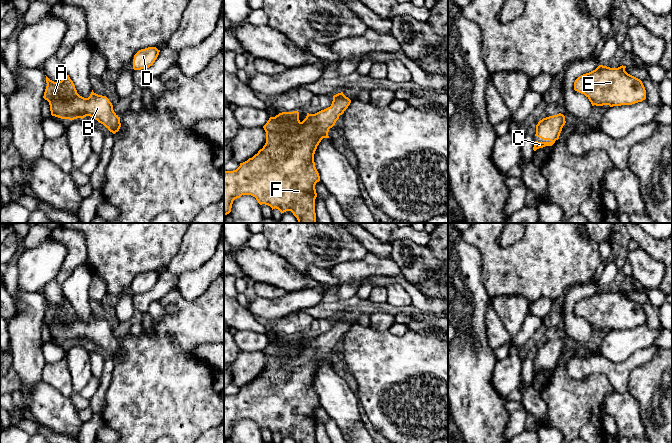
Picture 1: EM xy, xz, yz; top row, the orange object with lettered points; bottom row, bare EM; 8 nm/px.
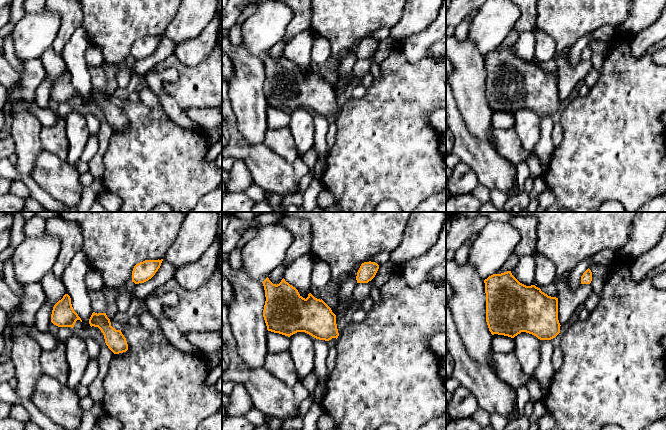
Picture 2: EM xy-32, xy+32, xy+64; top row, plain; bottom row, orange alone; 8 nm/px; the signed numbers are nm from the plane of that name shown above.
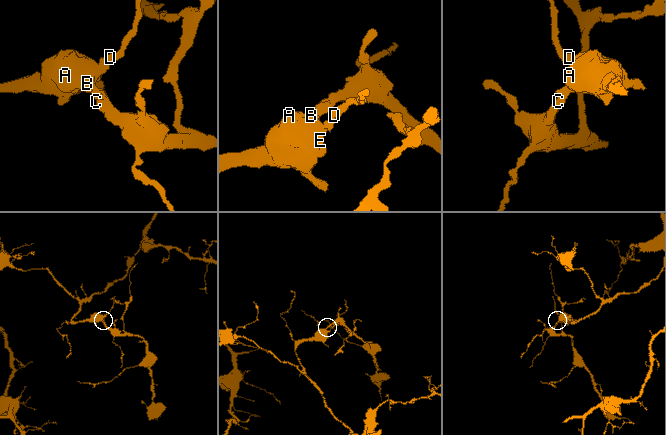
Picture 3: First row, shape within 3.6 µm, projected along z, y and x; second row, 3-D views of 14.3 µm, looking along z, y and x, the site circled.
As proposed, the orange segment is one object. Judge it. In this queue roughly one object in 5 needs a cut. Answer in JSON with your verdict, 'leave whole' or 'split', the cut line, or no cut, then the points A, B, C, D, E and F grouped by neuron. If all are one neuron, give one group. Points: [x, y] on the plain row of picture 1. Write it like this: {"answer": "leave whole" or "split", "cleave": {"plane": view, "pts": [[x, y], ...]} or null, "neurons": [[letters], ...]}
{"answer": "leave whole", "cleave": null, "neurons": [["A", "B", "C", "D", "E", "F"]]}

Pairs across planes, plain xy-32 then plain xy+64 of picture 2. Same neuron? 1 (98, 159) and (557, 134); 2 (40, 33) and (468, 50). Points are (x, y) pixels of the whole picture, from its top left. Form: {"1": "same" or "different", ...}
{"1": "same", "2": "different"}

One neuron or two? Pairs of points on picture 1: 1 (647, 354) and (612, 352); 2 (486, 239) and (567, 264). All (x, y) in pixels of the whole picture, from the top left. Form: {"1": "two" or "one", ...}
{"1": "two", "2": "one"}

